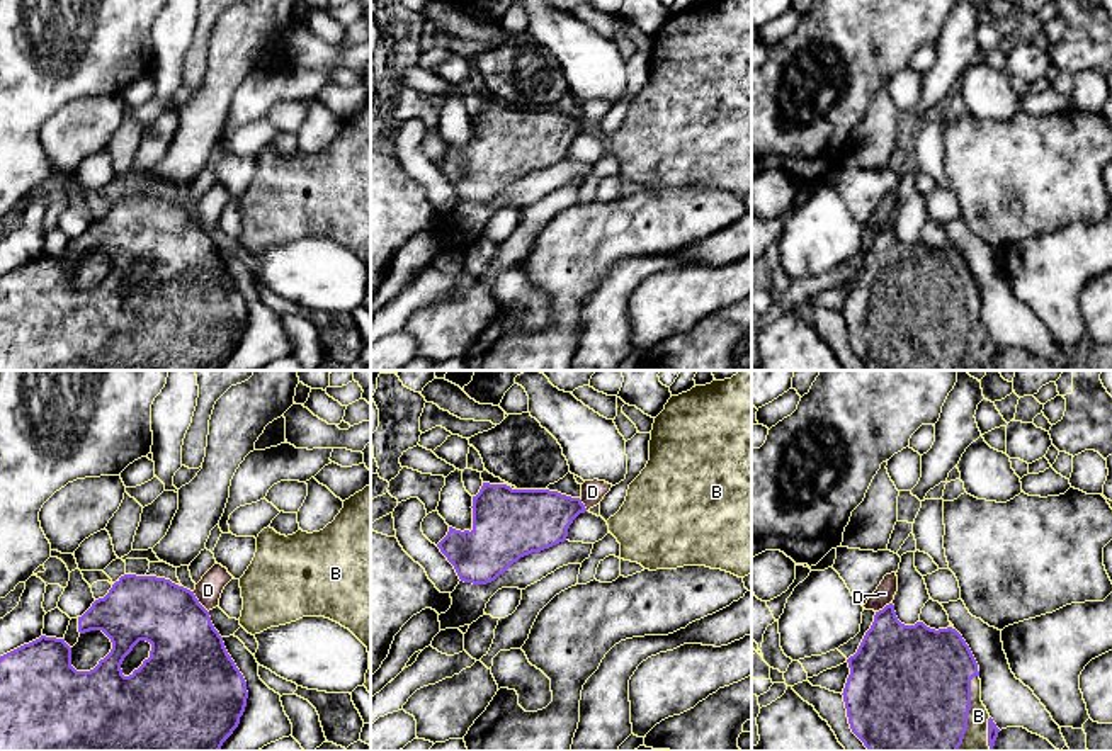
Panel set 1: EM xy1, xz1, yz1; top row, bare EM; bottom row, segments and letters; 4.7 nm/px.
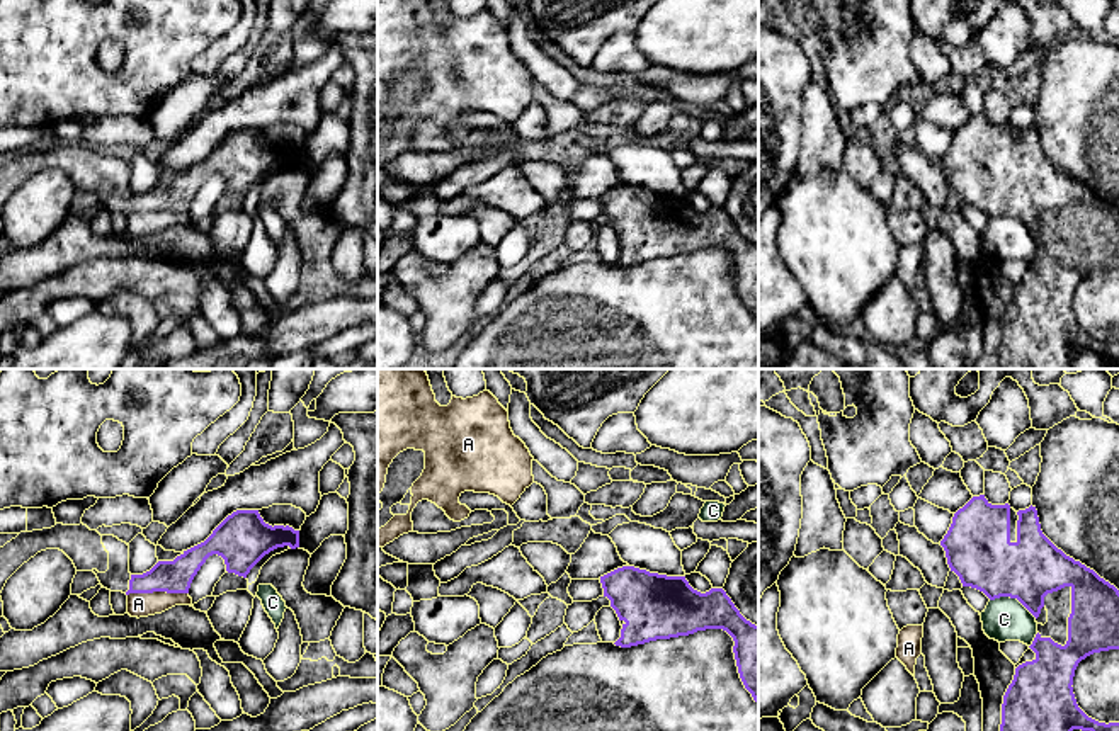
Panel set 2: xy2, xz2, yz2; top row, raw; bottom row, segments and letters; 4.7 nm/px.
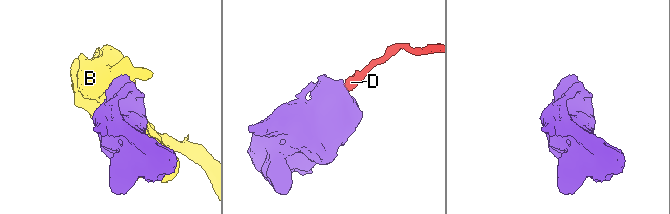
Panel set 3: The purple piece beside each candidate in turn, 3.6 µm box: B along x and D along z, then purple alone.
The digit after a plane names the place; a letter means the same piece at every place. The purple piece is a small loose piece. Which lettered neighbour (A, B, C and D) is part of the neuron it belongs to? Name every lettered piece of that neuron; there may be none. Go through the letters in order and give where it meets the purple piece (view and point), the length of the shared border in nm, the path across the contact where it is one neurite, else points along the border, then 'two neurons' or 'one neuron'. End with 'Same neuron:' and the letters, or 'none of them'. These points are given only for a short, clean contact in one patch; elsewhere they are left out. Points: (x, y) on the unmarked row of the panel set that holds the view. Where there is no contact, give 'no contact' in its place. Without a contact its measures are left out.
A: xy2 (157, 209) | 280 nm | along xy2 (187, 211), (131, 211), (128, 215) | two neurons
B: yz1 (968, 332) | 380 nm | one neuron
C: yz2 (1014, 216) | 240 nm | two neurons
D: xy1 (198, 221) | 130 nm | along xy1 (192, 211), (208, 231) | two neurons
Same neuron: B

